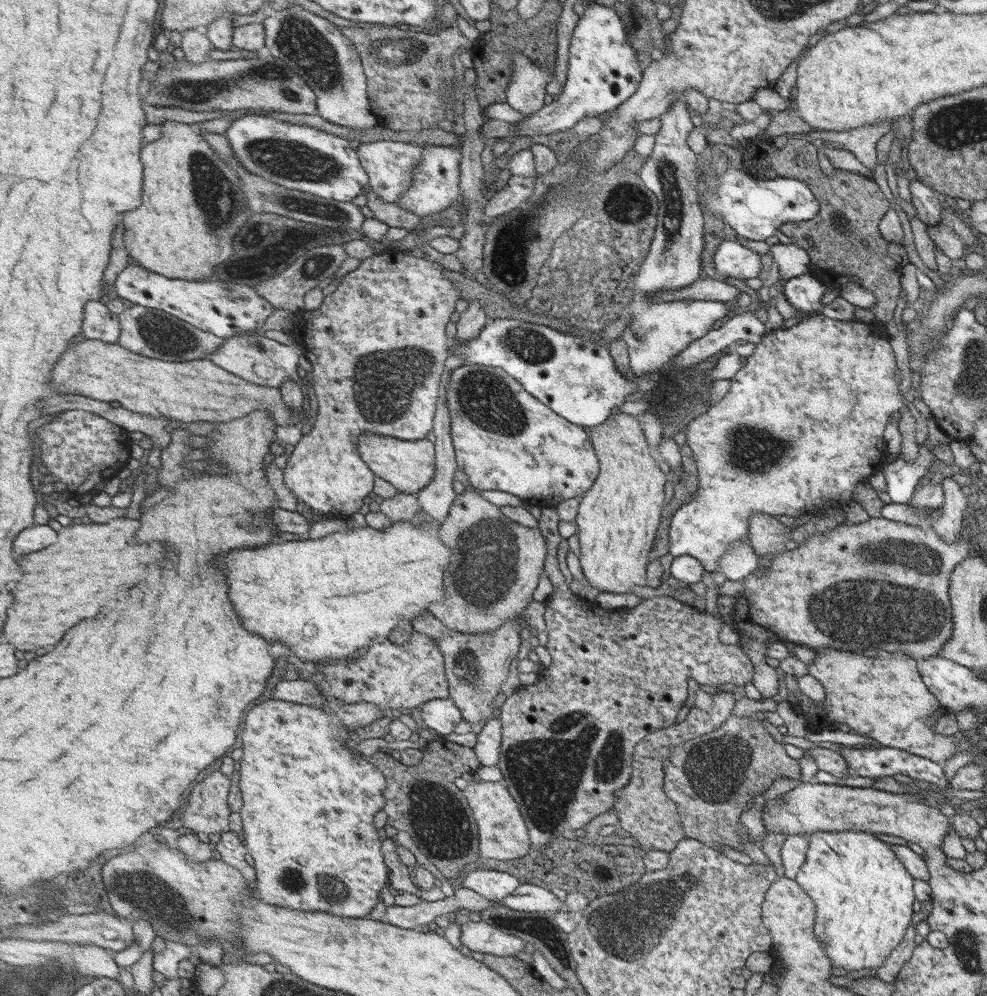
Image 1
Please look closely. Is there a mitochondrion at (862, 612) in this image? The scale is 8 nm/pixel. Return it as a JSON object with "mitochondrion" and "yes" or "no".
{"mitochondrion":"yes"}

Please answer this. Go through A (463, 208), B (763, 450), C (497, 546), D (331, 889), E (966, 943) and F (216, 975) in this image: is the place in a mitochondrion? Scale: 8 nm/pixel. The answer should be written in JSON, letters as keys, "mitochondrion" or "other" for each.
{"A":"other","B":"mitochondrion","C":"mitochondrion","D":"mitochondrion","E":"mitochondrion","F":"other"}

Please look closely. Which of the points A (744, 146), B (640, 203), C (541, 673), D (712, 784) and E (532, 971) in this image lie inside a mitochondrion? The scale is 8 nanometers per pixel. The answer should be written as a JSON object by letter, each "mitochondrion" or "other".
{"A":"other","B":"mitochondrion","C":"other","D":"mitochondrion","E":"other"}

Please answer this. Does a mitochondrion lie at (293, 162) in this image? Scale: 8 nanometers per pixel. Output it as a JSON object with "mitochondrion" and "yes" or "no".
{"mitochondrion":"yes"}

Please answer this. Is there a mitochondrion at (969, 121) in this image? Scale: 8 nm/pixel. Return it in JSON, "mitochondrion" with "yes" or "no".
{"mitochondrion":"yes"}

